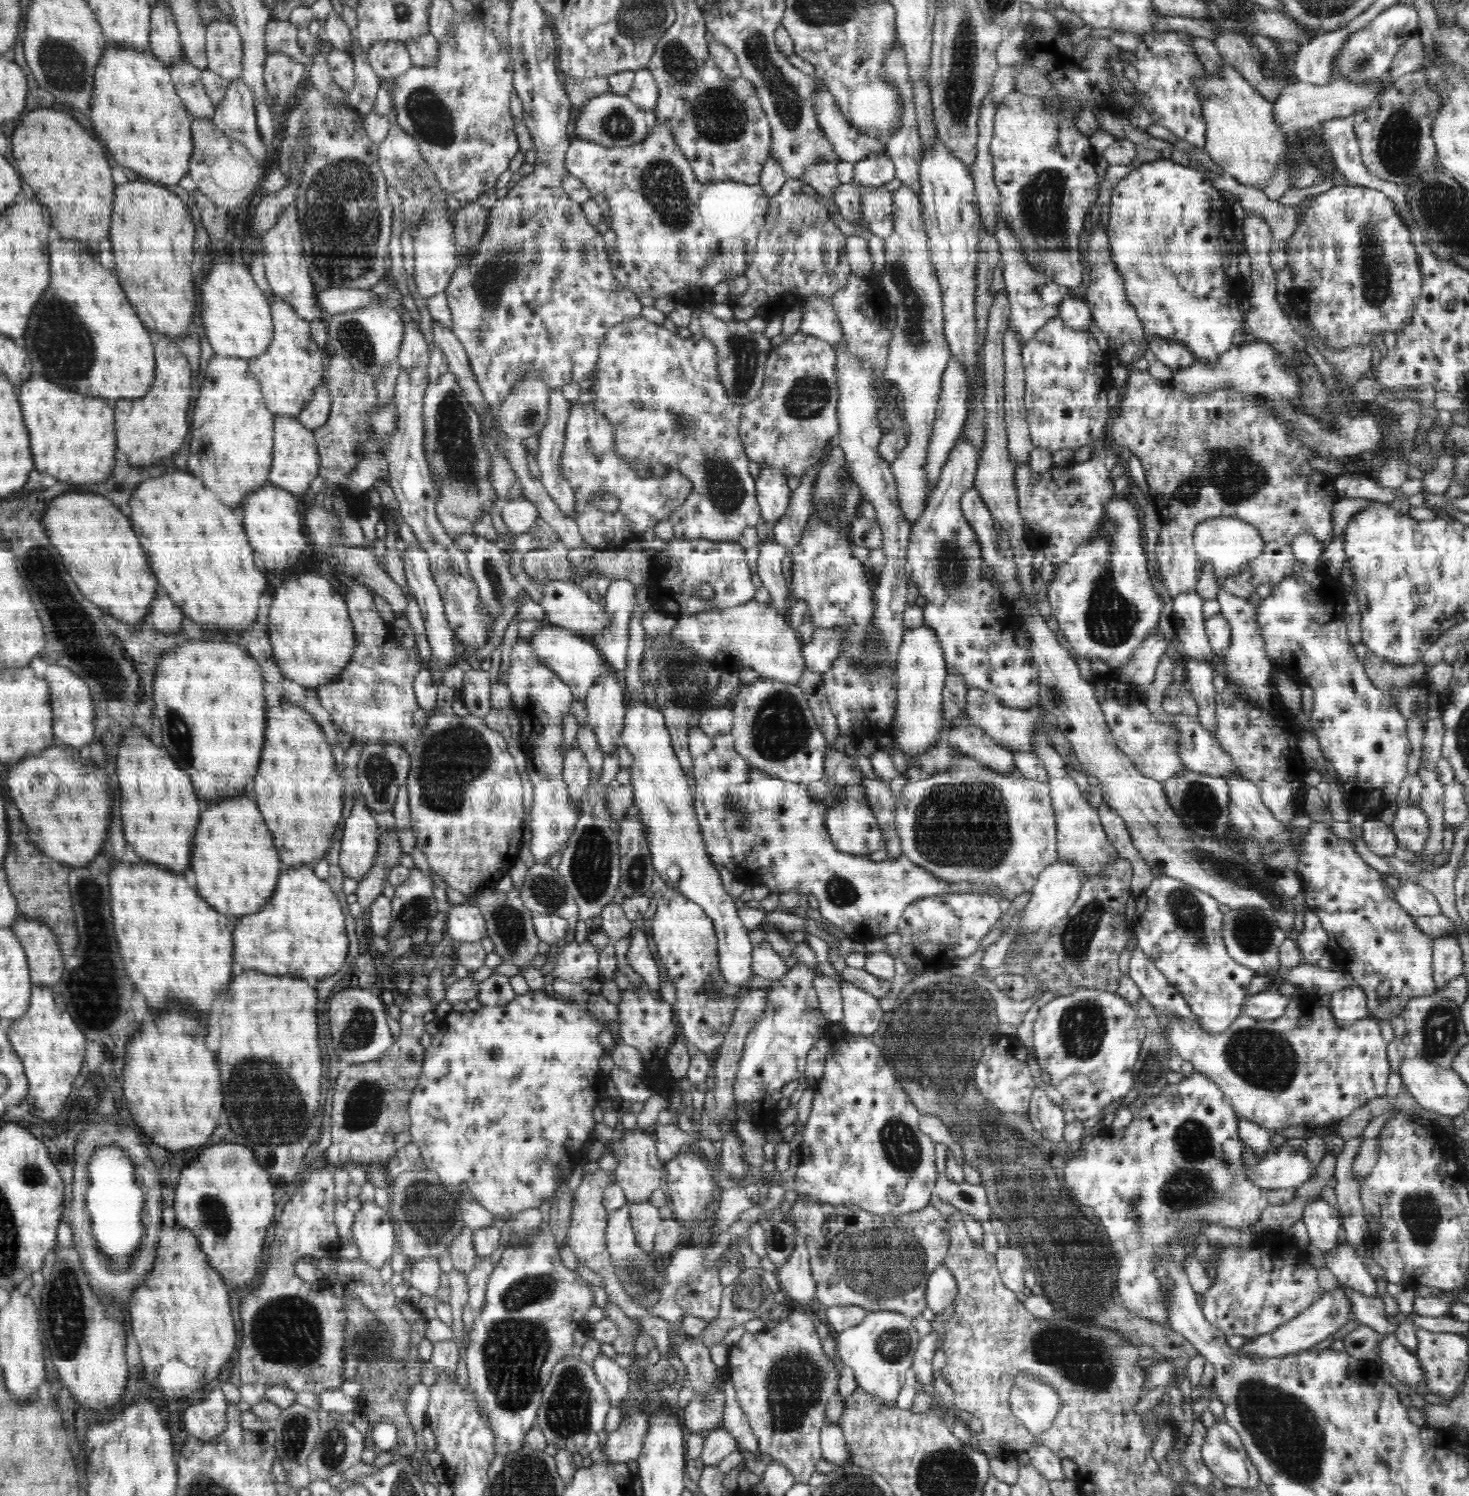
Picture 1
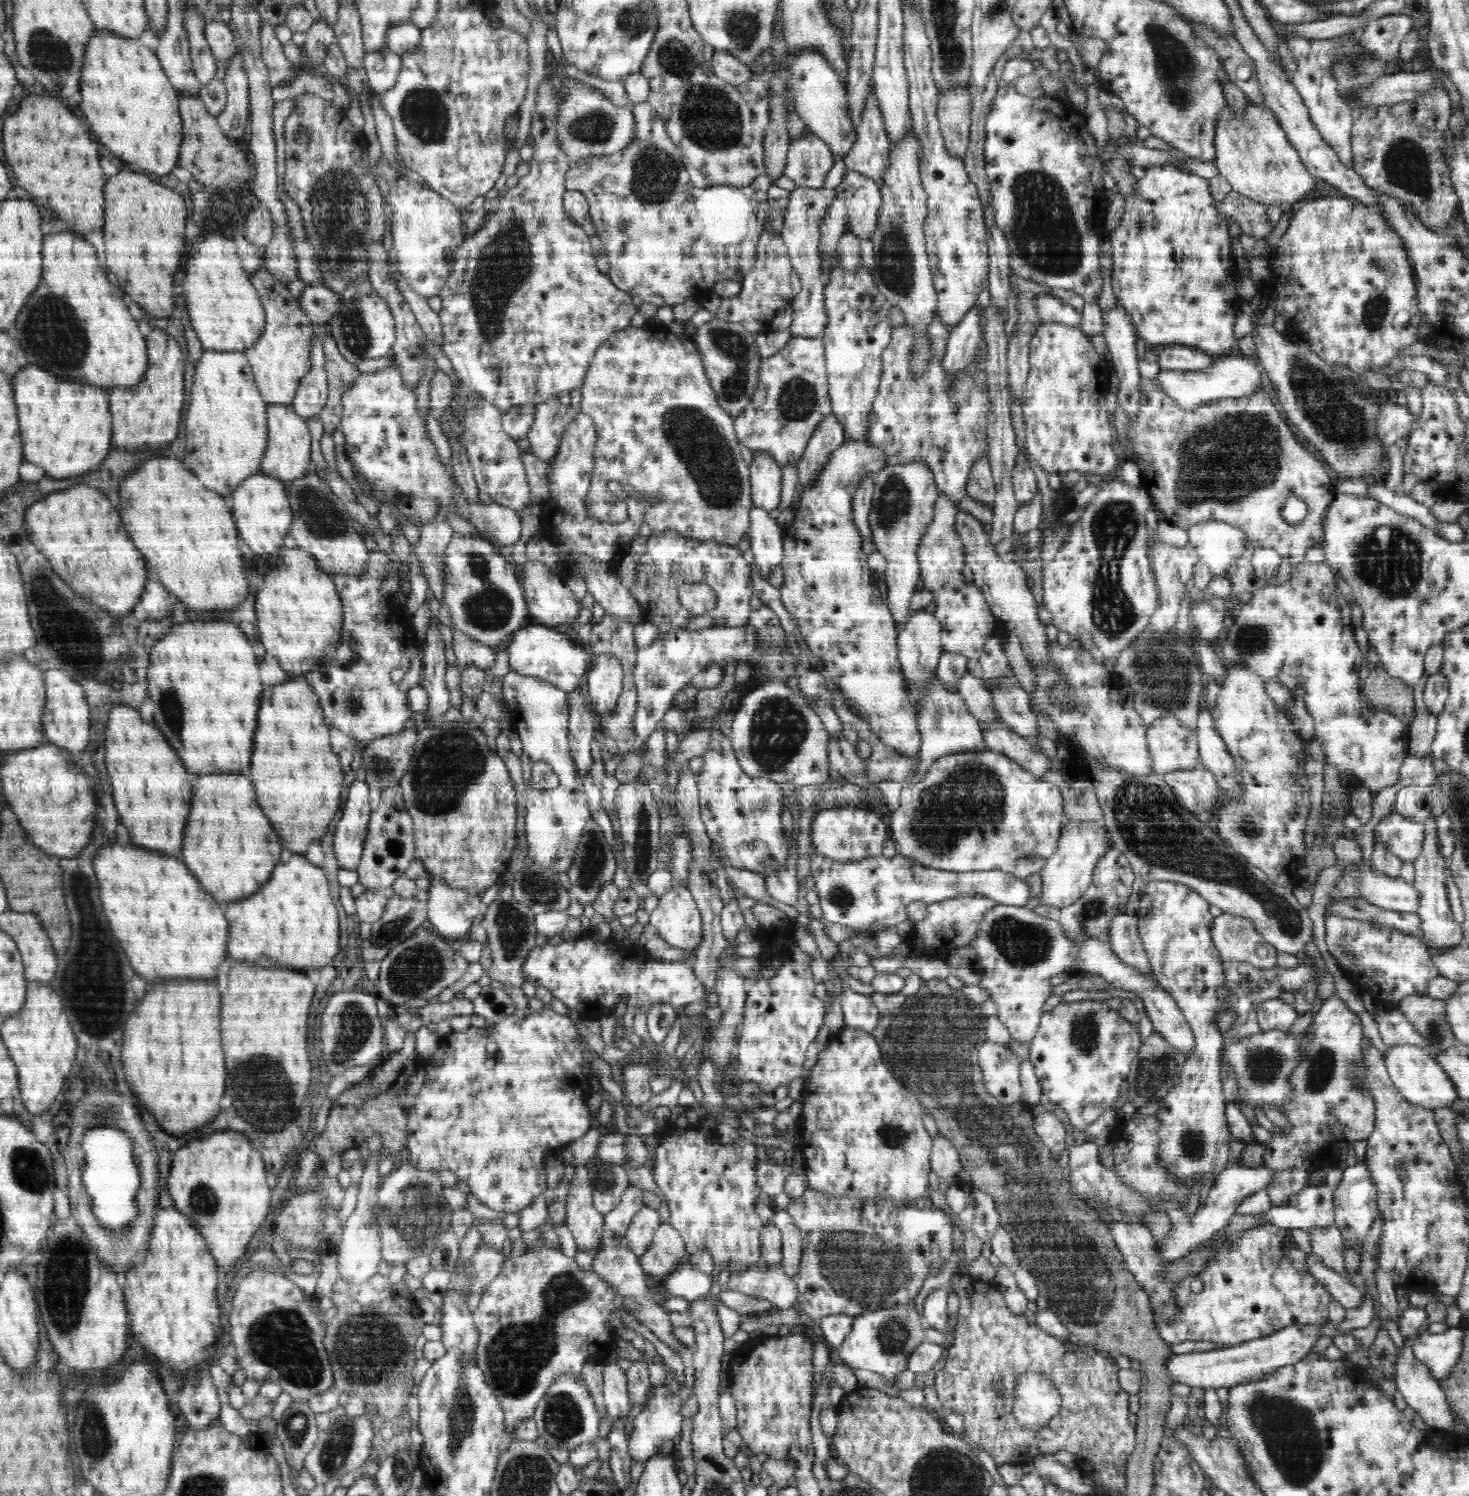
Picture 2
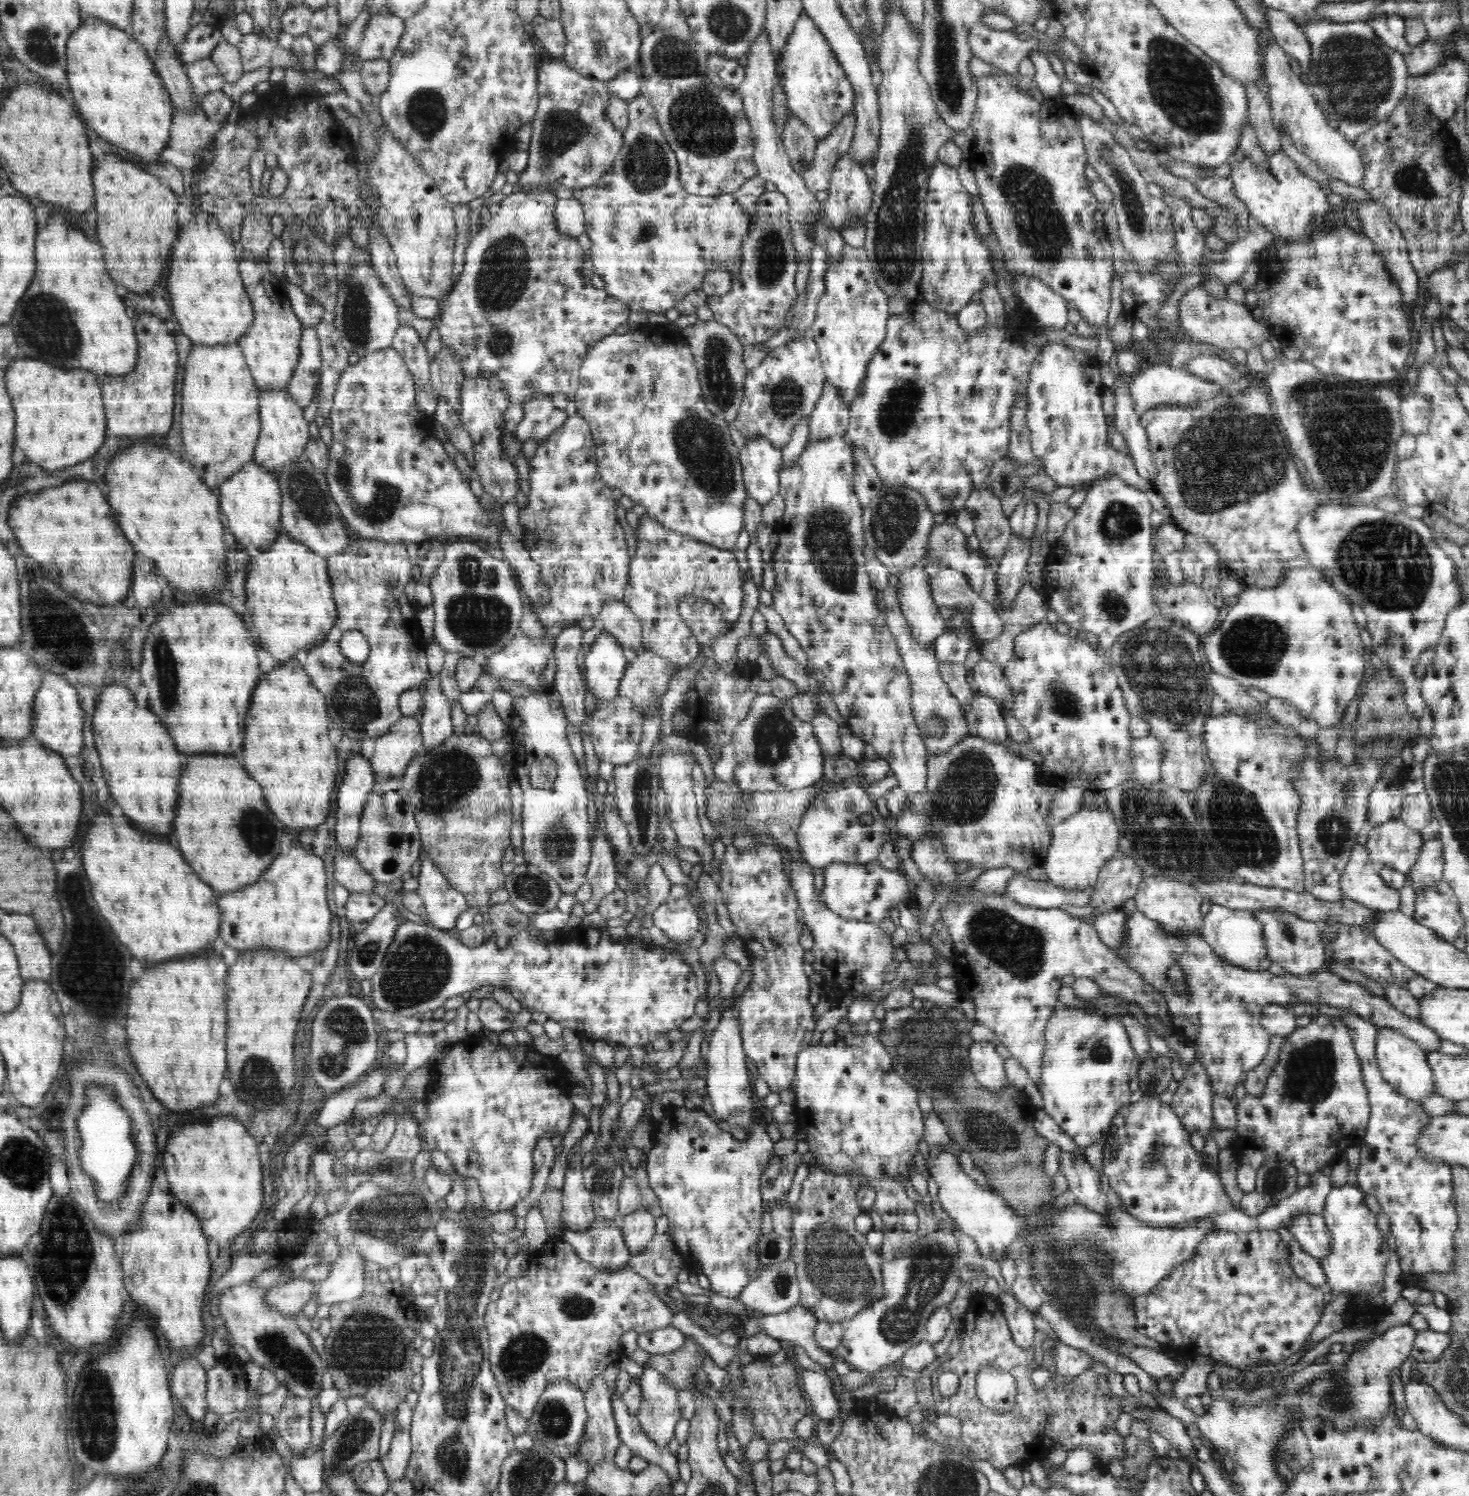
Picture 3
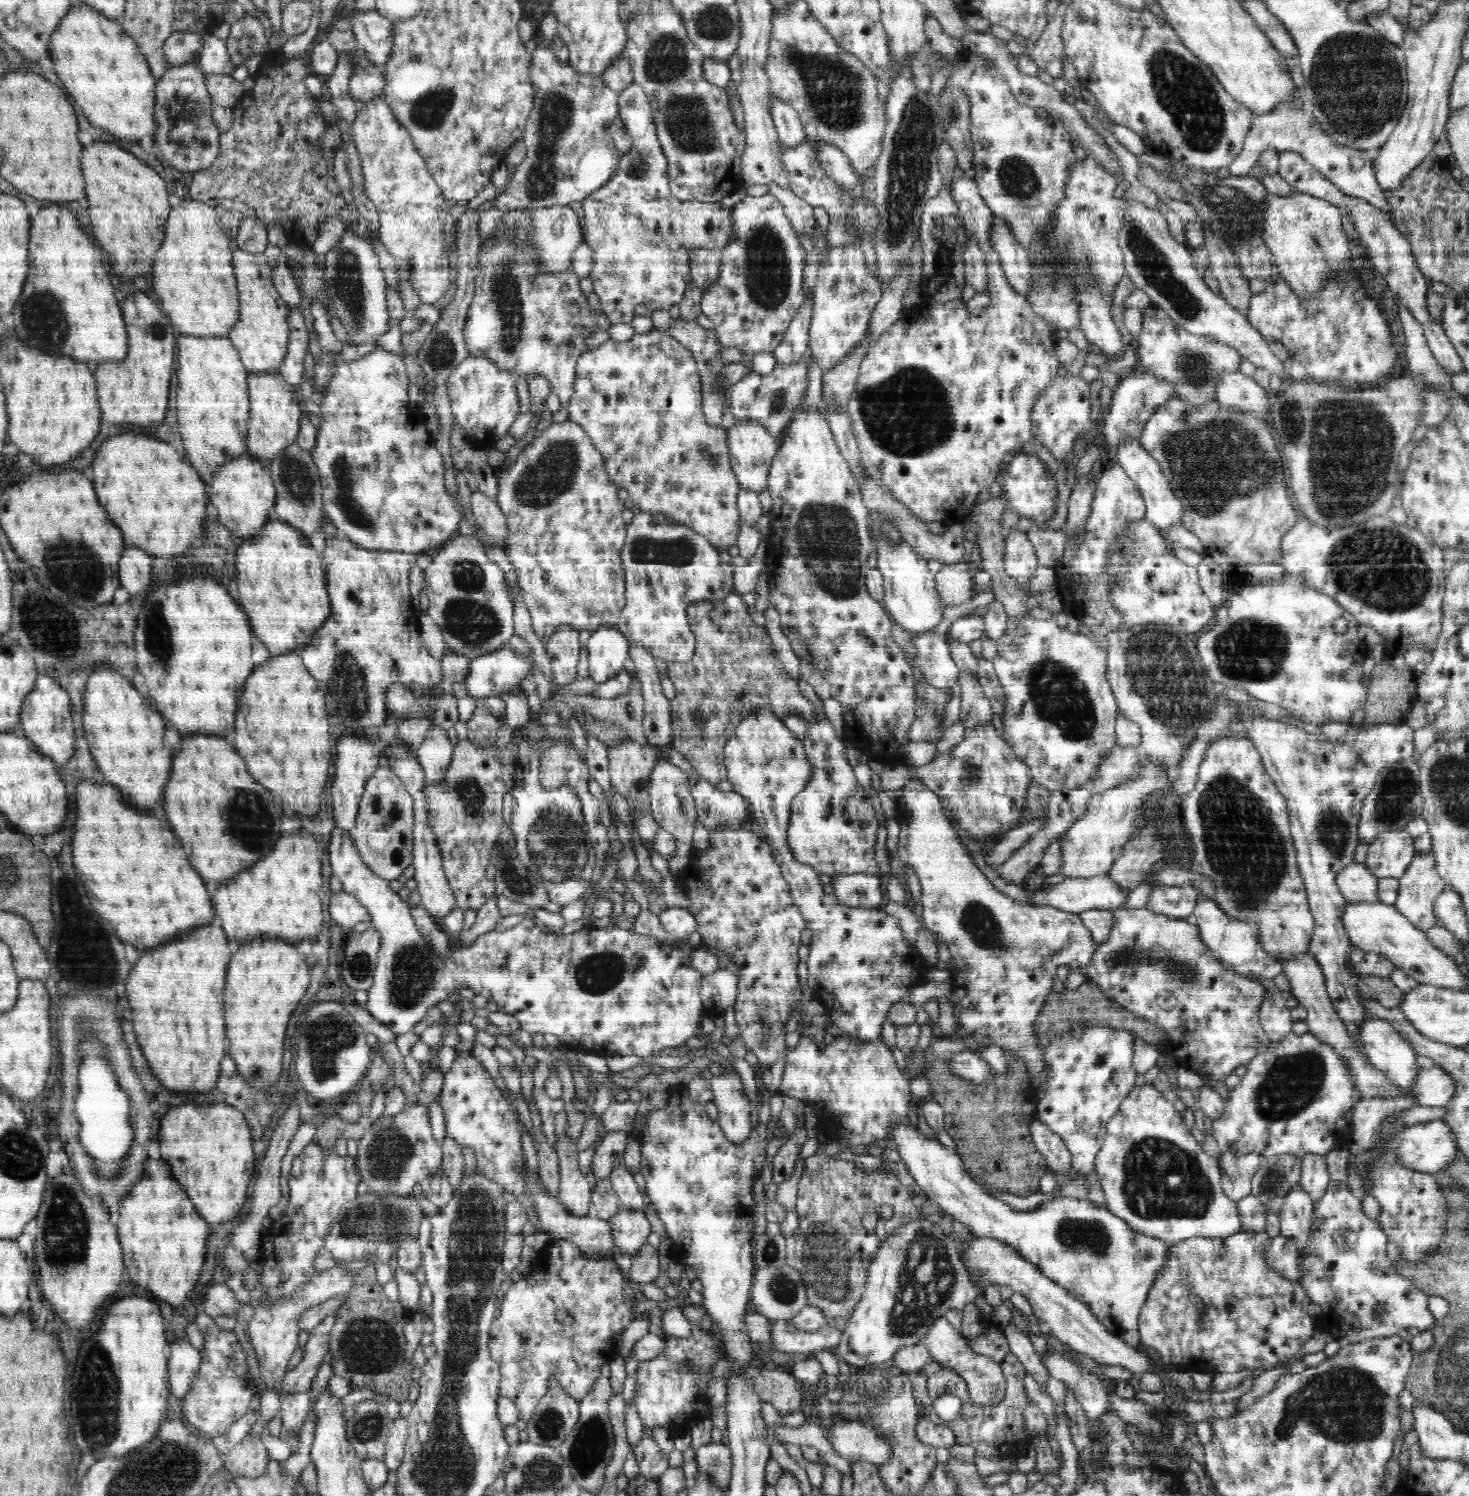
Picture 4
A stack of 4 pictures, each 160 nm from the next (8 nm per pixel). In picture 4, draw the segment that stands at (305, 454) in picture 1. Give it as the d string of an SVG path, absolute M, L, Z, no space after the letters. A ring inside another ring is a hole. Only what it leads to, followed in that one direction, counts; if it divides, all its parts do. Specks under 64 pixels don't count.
M279 372L251 373L247 385L250 412L245 440L246 456L256 460L274 460L276 455L295 443L303 411L294 397L294 389Z

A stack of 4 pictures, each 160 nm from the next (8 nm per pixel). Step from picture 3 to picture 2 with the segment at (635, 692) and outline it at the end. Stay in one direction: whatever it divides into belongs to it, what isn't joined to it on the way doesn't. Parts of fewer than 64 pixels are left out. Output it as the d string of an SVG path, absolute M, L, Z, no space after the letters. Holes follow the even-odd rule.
M715 624L699 631L674 628L637 651L637 661L633 672L638 699L635 732L638 739L644 742L656 728L659 728L662 716L673 706L672 700L676 699L675 696L684 686L691 684L692 677L704 670L708 662L715 661L723 668L726 660L735 658L738 662L742 660L751 664L758 676L772 674L775 680L782 681L791 676L797 677L800 670L798 656L790 653L788 648L785 650L775 650L775 648L771 650L770 648L768 652L765 652L757 642L755 627L750 624L728 627Z

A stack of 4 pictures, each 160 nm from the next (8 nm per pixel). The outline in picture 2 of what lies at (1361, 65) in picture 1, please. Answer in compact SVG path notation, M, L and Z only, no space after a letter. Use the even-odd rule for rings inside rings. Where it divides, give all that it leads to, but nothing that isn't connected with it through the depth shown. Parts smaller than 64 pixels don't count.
M1392 14L1372 20L1358 38L1360 45L1368 54L1389 64L1394 64L1400 55L1404 35L1411 32L1414 22L1406 15Z

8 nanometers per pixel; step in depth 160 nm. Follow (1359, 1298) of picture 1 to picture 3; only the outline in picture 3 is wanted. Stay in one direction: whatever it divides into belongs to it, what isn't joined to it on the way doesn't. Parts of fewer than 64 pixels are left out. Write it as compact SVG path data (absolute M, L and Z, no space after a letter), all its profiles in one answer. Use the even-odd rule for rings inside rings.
M1296 1241L1287 1243L1287 1249L1290 1253L1288 1264L1294 1274L1320 1288L1325 1283L1325 1274L1319 1259L1310 1256Z

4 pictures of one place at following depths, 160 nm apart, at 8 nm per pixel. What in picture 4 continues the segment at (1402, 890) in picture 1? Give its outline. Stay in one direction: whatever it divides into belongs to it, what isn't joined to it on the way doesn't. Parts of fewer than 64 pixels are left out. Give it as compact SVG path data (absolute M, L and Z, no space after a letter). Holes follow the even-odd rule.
M1352 862L1337 874L1337 885L1348 902L1376 902L1378 879L1365 863Z

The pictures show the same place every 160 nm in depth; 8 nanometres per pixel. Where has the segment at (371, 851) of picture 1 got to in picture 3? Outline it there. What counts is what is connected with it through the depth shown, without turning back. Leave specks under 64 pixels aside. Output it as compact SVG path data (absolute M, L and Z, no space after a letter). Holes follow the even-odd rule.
M362 754L352 755L345 766L344 776L342 778L342 785L338 789L338 797L336 806L336 825L335 825L335 835L338 845L340 845L340 850L346 853L352 853L355 849L356 842L358 842L358 837L360 836L359 824L361 819L361 814L363 813L364 803L366 802L368 794L370 794L373 784L376 778L374 774L374 769L370 761L364 757Z

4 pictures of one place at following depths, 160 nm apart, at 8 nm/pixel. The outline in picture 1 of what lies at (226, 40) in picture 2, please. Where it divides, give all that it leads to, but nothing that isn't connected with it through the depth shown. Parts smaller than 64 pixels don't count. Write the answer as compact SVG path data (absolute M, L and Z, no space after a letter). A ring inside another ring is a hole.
M227 19L207 25L205 34L208 69L231 81L241 78L244 44L237 26Z

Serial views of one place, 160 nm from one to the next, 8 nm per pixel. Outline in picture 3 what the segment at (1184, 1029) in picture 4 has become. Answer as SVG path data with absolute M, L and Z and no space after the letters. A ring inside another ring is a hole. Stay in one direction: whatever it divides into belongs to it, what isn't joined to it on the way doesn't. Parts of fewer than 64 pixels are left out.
M1138 910L1127 916L1125 936L1124 946L1114 949L1118 957L1163 996L1168 1015L1182 1018L1198 1027L1198 1034L1193 1040L1195 1058L1204 1065L1215 1095L1231 1098L1236 1086L1241 1084L1242 1072L1262 1064L1270 1046L1271 1034L1261 1026L1261 1017L1264 1006L1273 1003L1284 1006L1296 1003L1327 1004L1355 1013L1366 1021L1377 1021L1380 1029L1388 1027L1397 1030L1419 1043L1426 1053L1439 1051L1442 1038L1434 1030L1395 1010L1385 997L1375 996L1369 988L1343 980L1329 969L1306 977L1274 976L1270 970L1245 970L1217 956L1200 935L1190 933L1186 938L1184 935L1172 935L1164 931L1160 923ZM1175 965L1184 969L1184 992L1169 982L1169 969Z

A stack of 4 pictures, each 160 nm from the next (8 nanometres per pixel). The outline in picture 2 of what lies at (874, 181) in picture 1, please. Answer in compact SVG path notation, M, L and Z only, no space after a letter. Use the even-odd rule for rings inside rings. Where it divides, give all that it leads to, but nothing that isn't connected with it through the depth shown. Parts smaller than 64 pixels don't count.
M873 88L866 97L857 130L854 144L842 158L847 170L874 180L882 178L888 170L892 143L886 134L884 118Z

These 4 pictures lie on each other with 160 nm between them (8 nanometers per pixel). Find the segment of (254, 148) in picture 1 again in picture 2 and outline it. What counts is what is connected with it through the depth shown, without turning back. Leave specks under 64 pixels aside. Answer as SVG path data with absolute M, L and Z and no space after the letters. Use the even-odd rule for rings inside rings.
M237 53L225 66L225 76L222 79L228 96L224 111L217 117L222 132L237 143L242 142L250 114L248 75L244 71L240 56Z

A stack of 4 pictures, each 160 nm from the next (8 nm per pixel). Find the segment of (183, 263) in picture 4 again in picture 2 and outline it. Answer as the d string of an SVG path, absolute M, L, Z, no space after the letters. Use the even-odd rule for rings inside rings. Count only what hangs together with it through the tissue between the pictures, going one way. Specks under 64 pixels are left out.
M220 233L206 234L198 244L192 246L190 258L184 268L184 282L180 288L184 290L186 310L192 328L204 350L209 351L242 351L252 346L263 333L265 327L265 310L257 290L252 286L249 274L244 270L237 254L237 246L233 239Z

